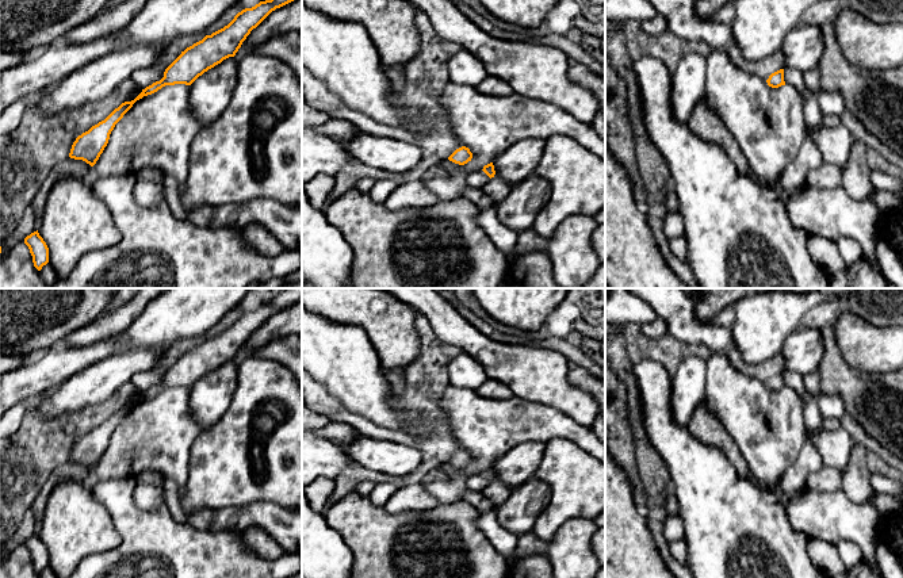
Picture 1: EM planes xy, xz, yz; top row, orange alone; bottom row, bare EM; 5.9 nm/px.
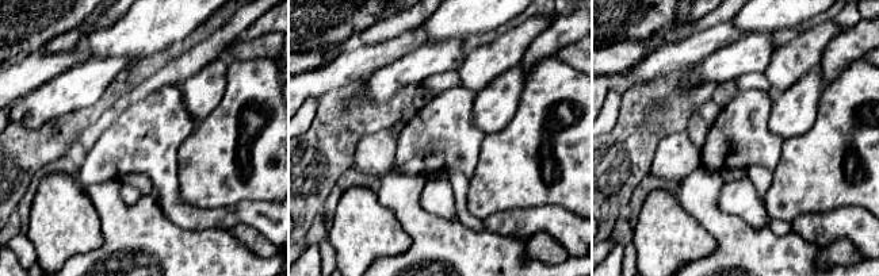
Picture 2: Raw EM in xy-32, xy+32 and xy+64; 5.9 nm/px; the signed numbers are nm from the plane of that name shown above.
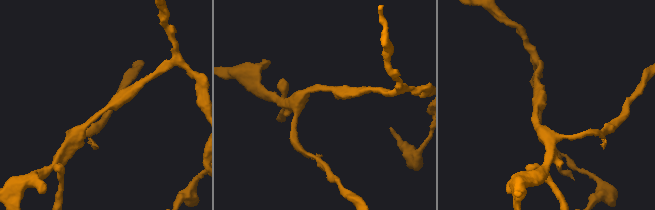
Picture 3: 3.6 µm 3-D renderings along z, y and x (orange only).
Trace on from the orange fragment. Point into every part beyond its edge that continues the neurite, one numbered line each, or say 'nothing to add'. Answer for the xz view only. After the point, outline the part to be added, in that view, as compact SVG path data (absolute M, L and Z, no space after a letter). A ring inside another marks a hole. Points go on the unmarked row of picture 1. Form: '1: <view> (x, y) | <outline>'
nothing to add

